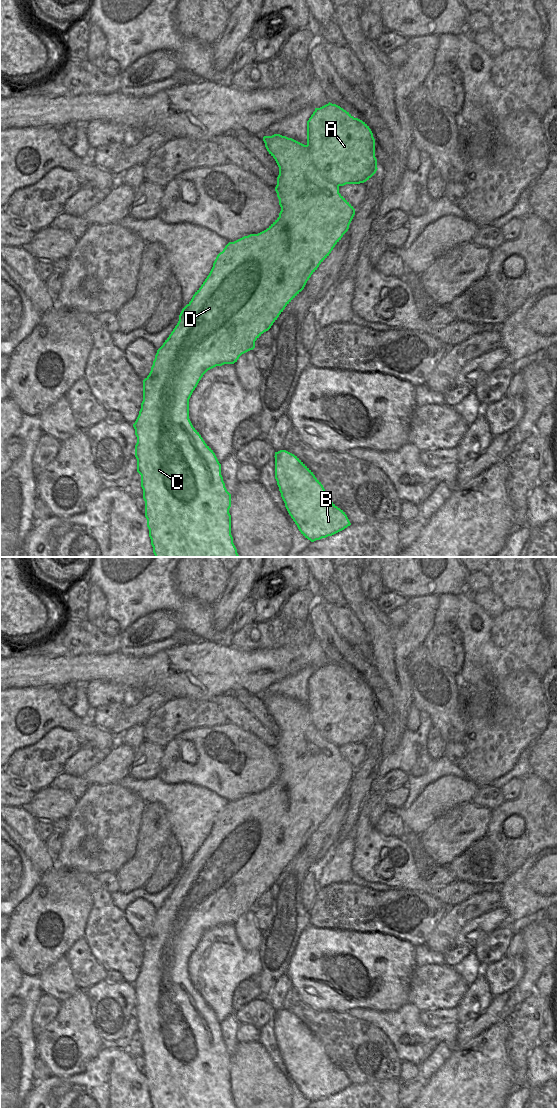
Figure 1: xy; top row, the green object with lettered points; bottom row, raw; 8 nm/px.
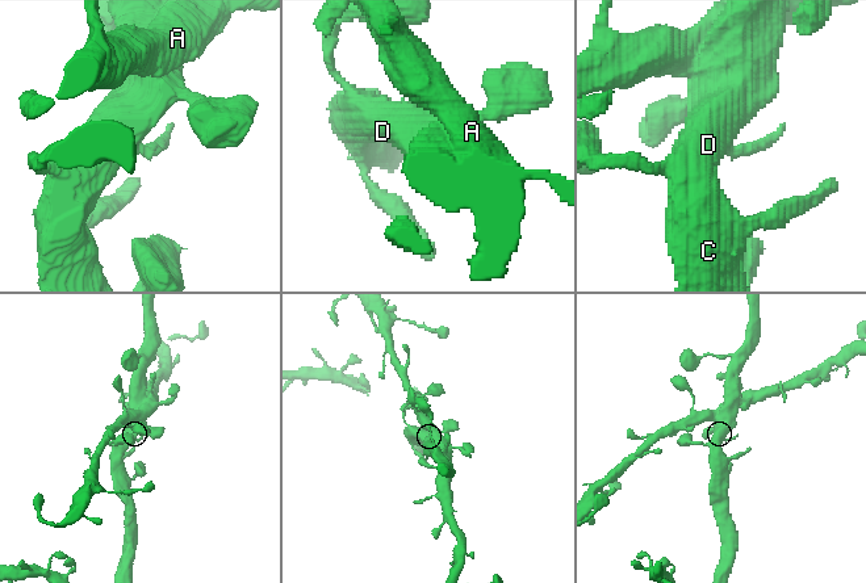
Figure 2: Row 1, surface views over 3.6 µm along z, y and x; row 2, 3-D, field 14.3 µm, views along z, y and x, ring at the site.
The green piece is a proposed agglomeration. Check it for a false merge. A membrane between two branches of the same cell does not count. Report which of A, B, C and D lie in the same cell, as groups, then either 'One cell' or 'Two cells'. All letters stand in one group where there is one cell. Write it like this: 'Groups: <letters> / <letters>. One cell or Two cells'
Groups: A / B C D. Two cells.

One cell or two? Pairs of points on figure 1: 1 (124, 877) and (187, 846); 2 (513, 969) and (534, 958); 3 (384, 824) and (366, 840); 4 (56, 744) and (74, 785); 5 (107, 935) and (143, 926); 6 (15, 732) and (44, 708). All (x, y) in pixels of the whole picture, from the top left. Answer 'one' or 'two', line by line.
1: two
2: two
3: two
4: two
5: two
6: one

